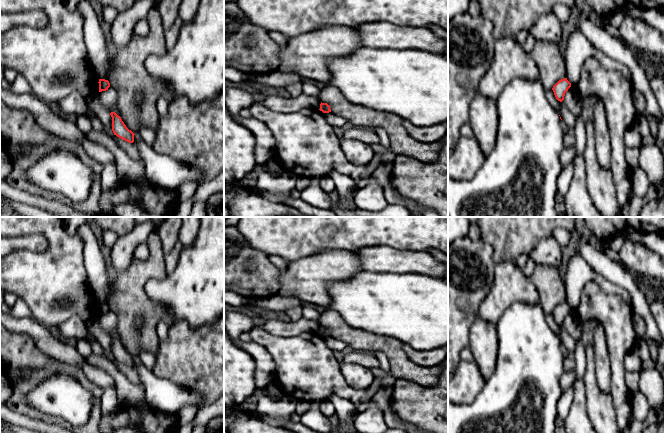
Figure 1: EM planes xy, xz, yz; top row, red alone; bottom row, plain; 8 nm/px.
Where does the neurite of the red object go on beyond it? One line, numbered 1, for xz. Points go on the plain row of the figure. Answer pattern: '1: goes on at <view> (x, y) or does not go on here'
1: does not go on here

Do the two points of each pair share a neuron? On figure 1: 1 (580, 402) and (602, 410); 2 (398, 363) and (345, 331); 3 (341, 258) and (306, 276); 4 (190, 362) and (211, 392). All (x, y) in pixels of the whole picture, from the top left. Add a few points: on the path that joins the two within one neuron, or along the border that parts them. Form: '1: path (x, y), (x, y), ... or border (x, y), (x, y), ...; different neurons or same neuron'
1: border (582, 381), (585, 387), (586, 413), (591, 422); different neurons
2: path (387, 349), (382, 344), (359, 340); same neuron
3: path (332, 266), (323, 267), (315, 272); same neuron
4: path (197, 369), (211, 385); same neuron

